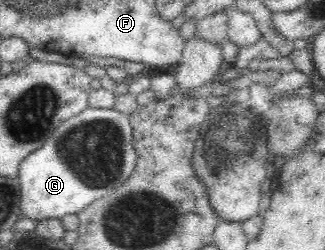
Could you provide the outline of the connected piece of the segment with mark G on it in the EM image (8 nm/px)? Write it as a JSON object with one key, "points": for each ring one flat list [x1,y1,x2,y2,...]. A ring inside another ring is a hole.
{"points":[[91,108,64,120,40,148,31,152,18,170,20,182,22,214,35,223,47,218,60,219,62,216,76,214,88,207,94,200,105,196,113,188,121,186,133,172,138,156,133,145,133,129,130,117,114,108],[71,150,79,150,79,158,71,160]]}

